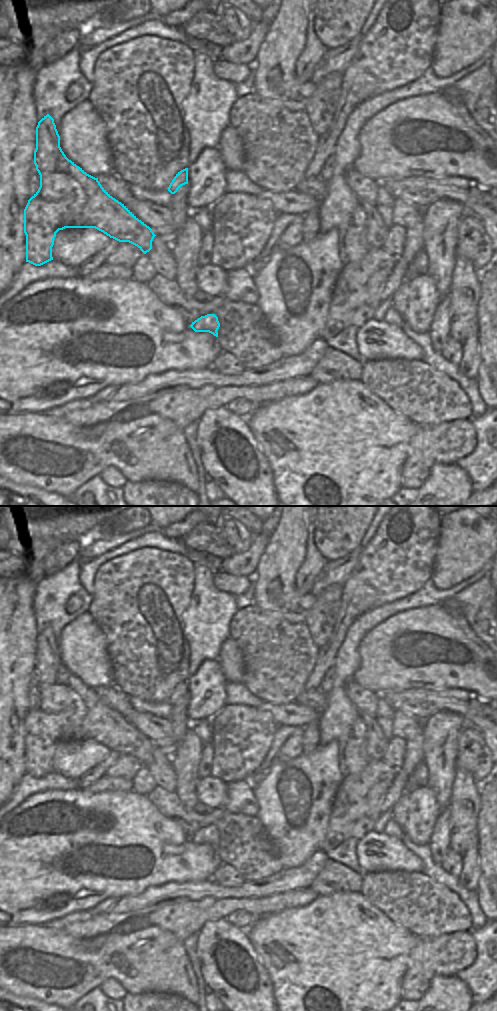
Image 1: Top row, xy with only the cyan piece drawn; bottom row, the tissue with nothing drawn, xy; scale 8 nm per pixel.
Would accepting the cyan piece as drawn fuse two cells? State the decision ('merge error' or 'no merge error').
merge error

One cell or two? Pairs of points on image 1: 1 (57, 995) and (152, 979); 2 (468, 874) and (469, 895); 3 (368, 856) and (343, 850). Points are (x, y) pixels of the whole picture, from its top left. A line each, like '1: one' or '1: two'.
1: one
2: two
3: two

